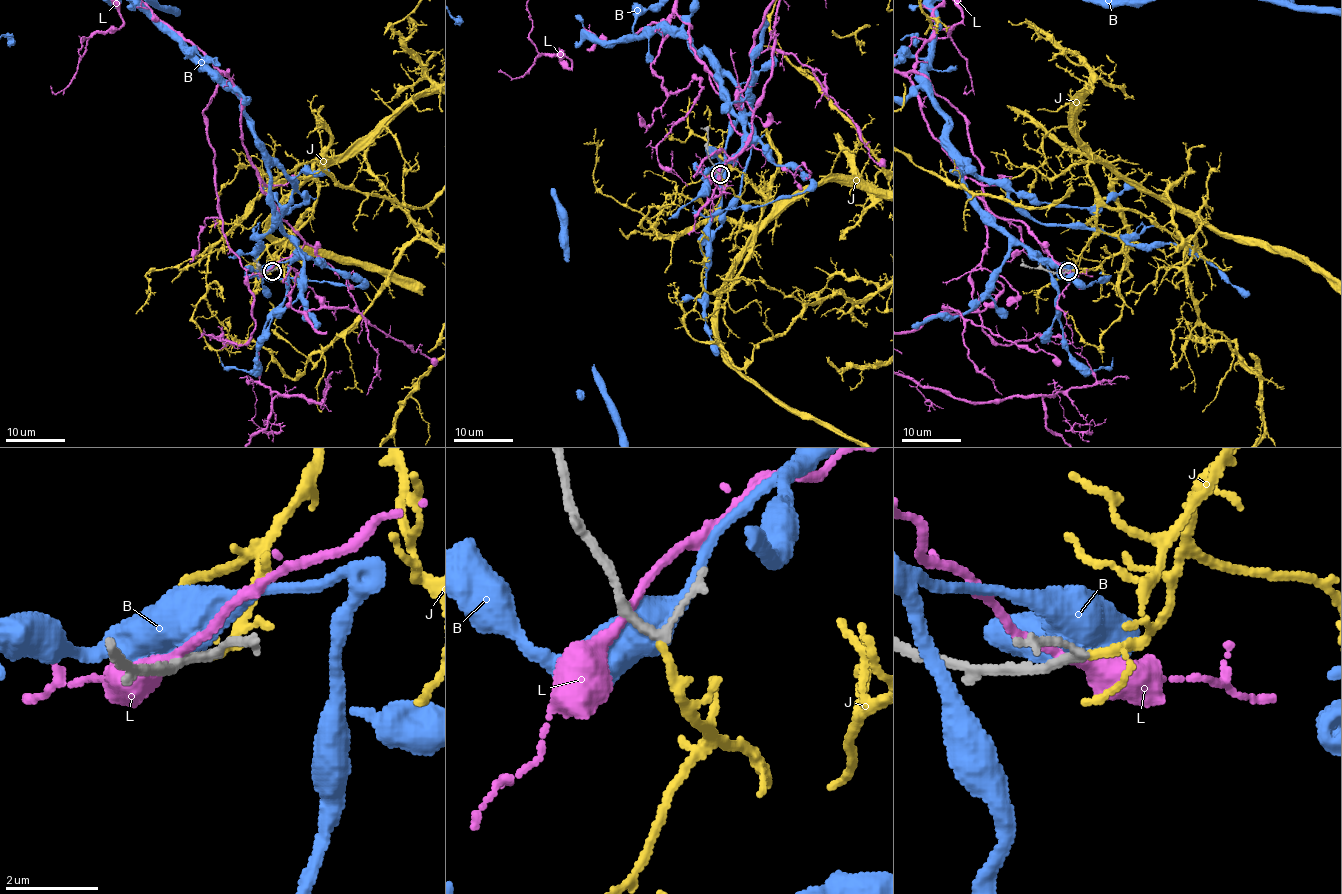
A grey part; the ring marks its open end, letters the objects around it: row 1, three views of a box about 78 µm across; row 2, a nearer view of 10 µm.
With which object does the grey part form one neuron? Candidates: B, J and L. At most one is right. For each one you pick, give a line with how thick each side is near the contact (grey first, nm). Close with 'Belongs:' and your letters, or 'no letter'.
J: calibres 170 and 190 nm
Belongs: J

